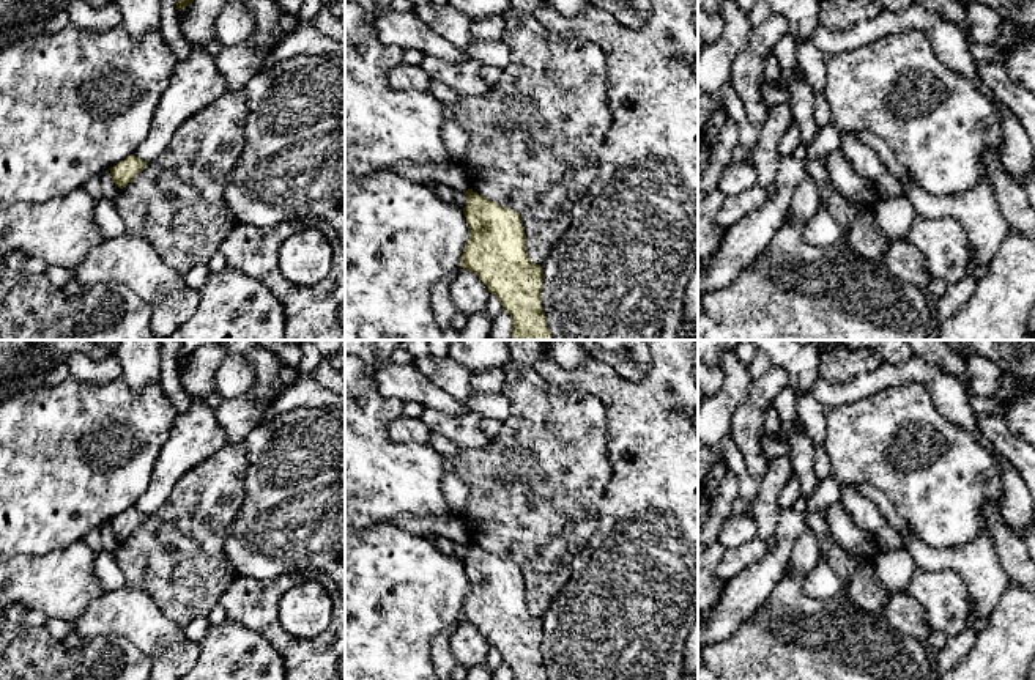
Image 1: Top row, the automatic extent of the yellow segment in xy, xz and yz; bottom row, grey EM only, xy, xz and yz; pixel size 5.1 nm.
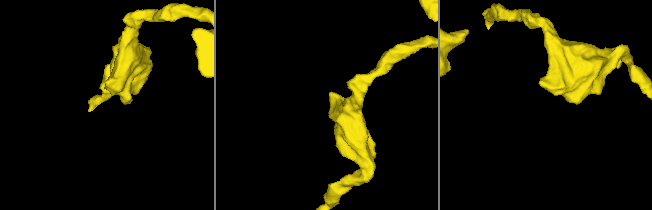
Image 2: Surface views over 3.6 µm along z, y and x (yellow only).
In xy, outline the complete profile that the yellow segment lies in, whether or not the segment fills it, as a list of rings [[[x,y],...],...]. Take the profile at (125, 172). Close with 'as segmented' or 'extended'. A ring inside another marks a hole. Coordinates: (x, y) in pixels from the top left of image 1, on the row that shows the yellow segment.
[[[134,154],[128,156],[124,161],[121,161],[120,164],[117,164],[115,167],[110,168],[113,183],[123,189],[126,187],[129,183],[132,183],[135,179],[135,176],[148,167],[148,162],[135,157]]]; as segmented

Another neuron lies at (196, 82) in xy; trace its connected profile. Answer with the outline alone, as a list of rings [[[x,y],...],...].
[[[192,44],[191,55],[184,61],[176,61],[154,110],[150,134],[134,156],[147,162],[154,161],[189,116],[227,93],[232,91],[217,69],[216,57],[200,44]]]

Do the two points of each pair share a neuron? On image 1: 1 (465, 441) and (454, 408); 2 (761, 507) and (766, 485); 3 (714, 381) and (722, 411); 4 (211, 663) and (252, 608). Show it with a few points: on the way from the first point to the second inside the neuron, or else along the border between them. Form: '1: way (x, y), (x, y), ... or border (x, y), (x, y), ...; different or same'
1: border (424, 408), (434, 408), (446, 414), (465, 413); different
2: way (766, 502), (766, 490); same
3: border (719, 365), (723, 384), (714, 395); different
4: border (227, 617), (260, 633), (271, 644); different

